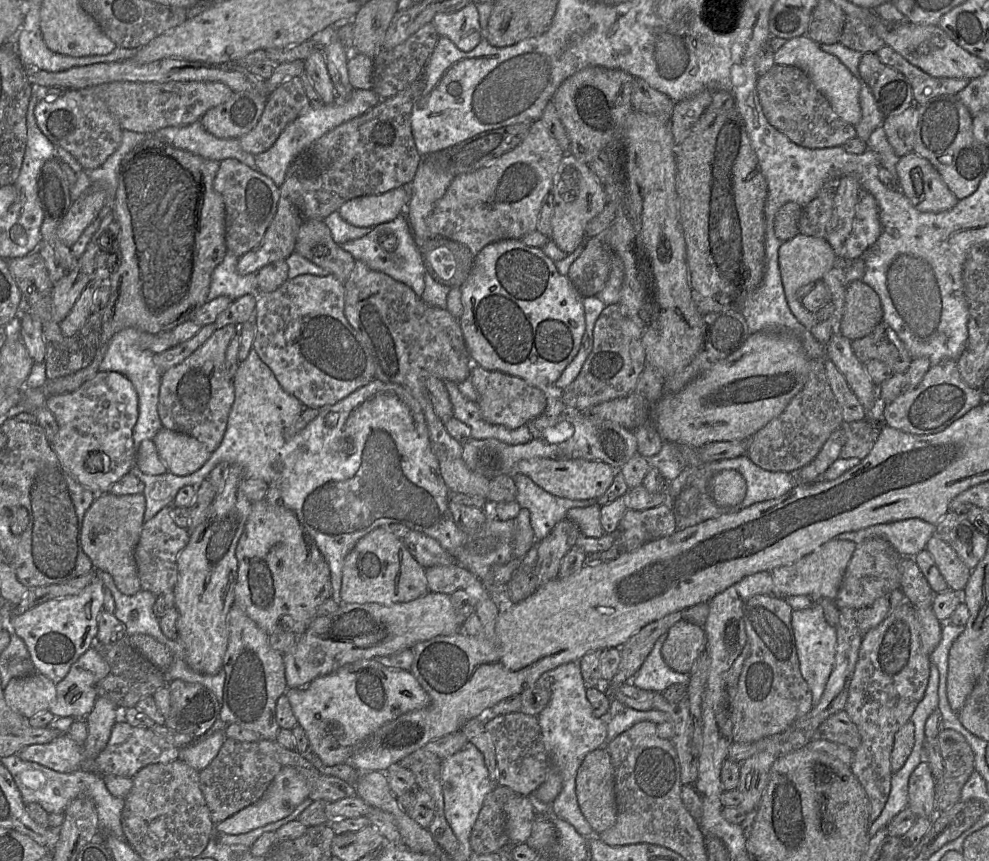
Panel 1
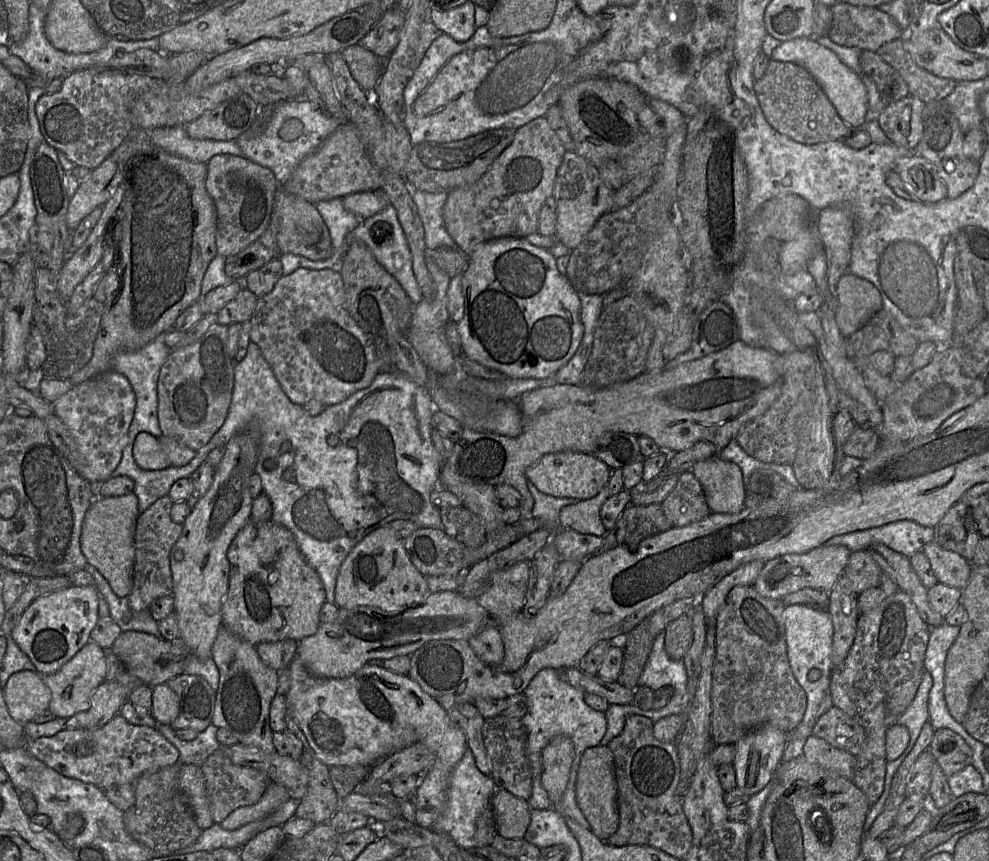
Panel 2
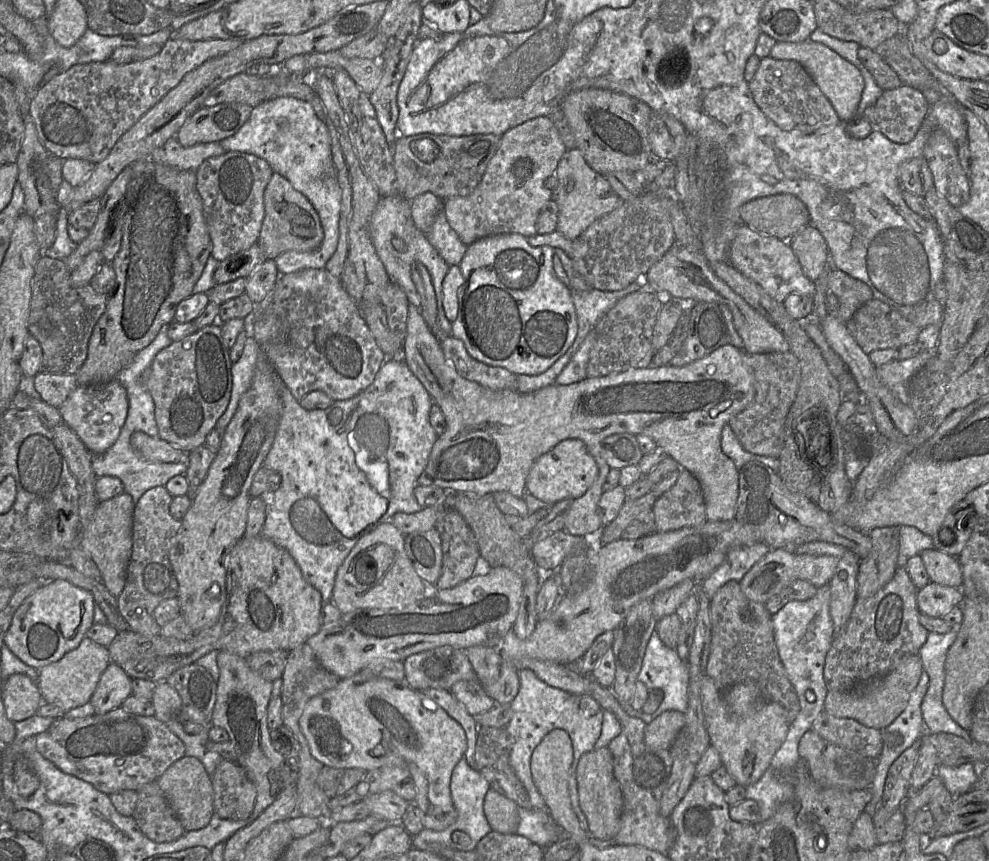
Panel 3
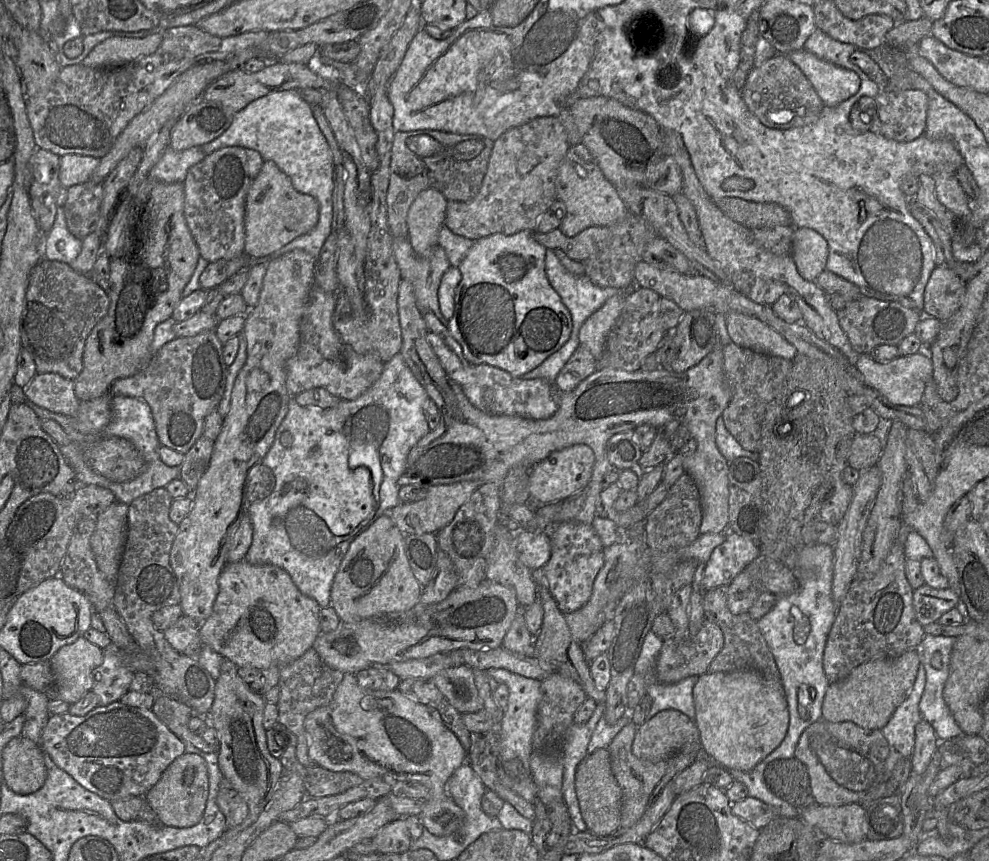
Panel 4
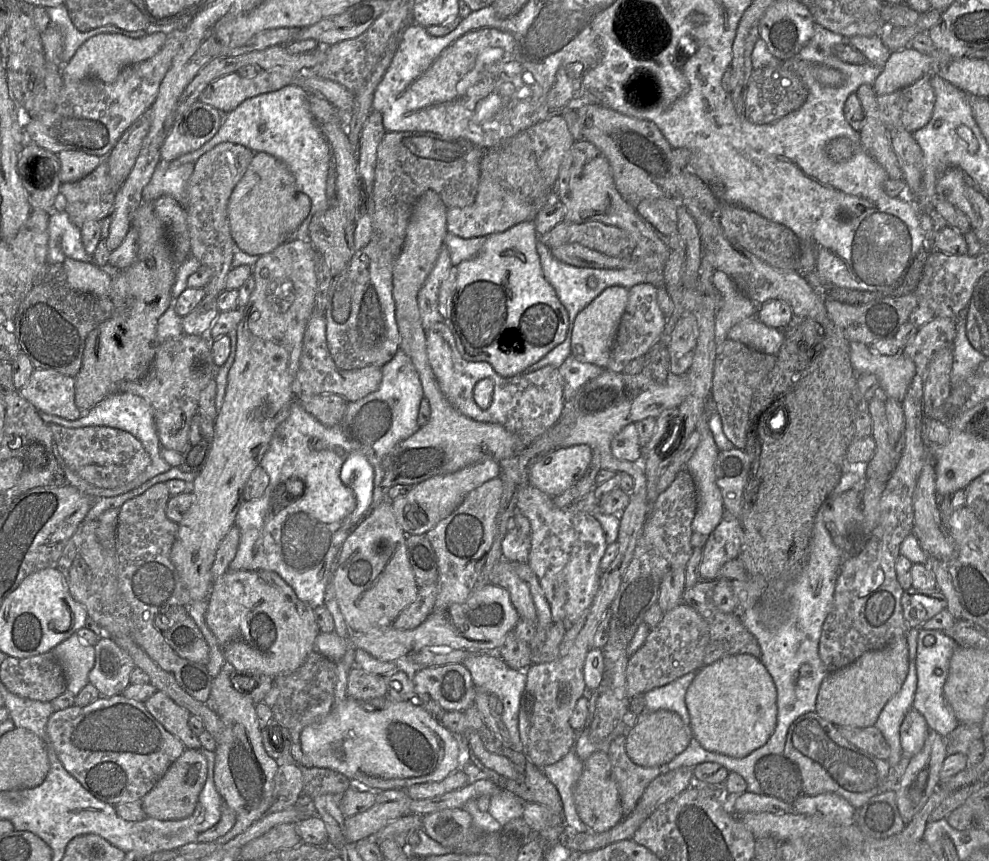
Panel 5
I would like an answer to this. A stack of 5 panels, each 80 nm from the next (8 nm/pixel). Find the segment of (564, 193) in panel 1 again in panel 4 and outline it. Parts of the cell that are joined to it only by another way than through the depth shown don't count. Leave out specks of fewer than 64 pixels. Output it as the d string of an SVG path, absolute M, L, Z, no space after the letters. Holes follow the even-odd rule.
M582 143L570 146L559 165L556 178L556 198L565 205L566 213L559 229L568 237L575 236L592 226L613 225L629 212L615 186L605 178Z

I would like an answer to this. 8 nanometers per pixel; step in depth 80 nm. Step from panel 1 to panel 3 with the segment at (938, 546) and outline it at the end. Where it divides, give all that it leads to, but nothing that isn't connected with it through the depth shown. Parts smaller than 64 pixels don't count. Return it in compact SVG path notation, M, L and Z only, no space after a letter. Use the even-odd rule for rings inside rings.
M934 548L926 549L920 555L932 583L961 589L963 574L957 557Z

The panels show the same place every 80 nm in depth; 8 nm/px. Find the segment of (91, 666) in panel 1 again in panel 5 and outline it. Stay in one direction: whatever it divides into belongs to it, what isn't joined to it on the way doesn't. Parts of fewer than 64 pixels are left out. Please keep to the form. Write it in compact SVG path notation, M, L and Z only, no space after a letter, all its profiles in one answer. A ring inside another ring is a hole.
M75 633L59 643L52 652L63 669L66 690L77 696L89 683L89 672L95 664L94 646Z

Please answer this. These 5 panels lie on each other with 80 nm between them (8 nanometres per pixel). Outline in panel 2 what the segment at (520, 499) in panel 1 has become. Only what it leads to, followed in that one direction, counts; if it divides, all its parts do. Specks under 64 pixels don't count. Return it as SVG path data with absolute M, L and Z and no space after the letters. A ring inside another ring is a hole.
M527 480L527 488L533 498L532 515L540 522L540 527L554 532L560 529L559 513L564 506L574 504L579 500L573 498L559 498L542 493Z

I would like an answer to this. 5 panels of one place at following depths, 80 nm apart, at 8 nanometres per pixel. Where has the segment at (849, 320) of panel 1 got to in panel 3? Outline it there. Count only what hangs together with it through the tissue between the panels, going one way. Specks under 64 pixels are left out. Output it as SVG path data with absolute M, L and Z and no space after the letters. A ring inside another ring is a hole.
M835 268L829 271L828 289L839 299L837 317L845 324L862 305L874 299L873 292L866 283Z

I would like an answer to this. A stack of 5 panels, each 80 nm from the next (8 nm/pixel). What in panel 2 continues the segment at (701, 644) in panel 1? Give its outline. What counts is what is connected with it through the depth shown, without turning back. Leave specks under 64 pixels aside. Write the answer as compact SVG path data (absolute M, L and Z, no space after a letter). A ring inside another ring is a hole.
M688 615L670 622L662 631L665 633L664 648L673 660L683 660L693 642L693 629Z

